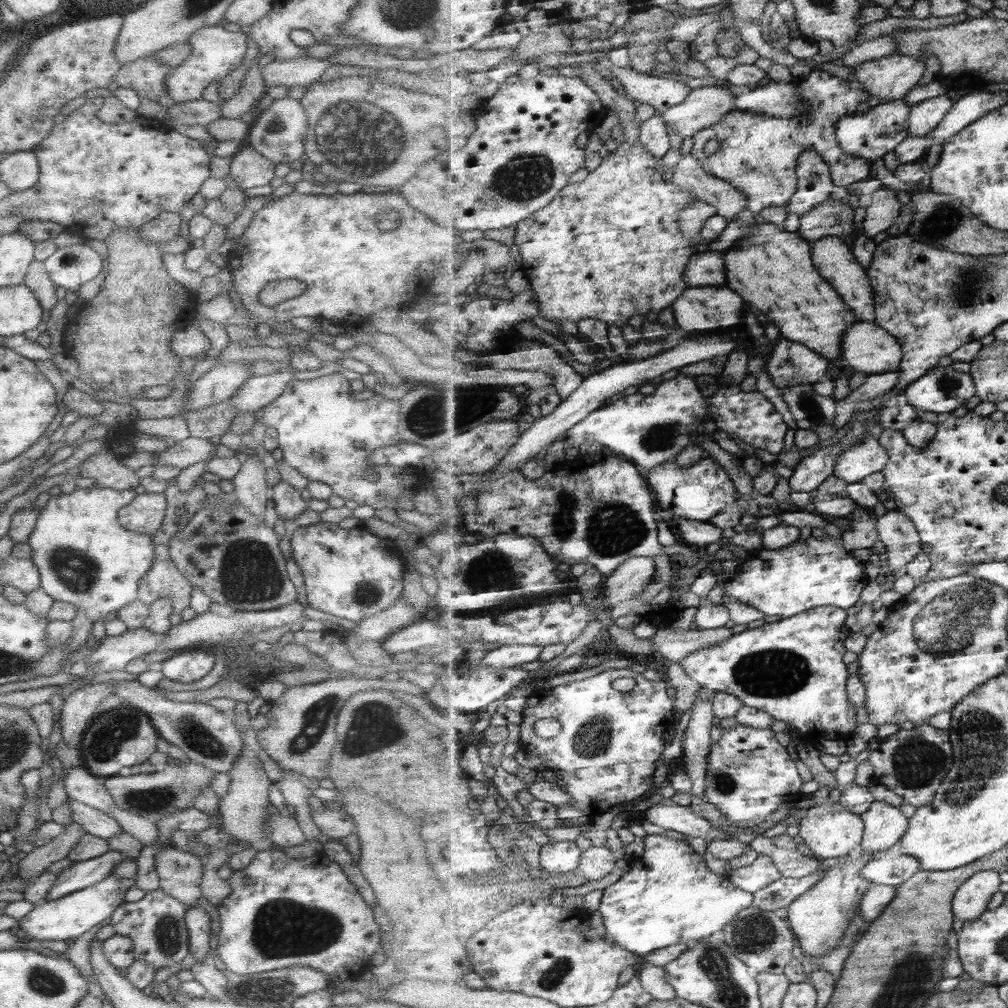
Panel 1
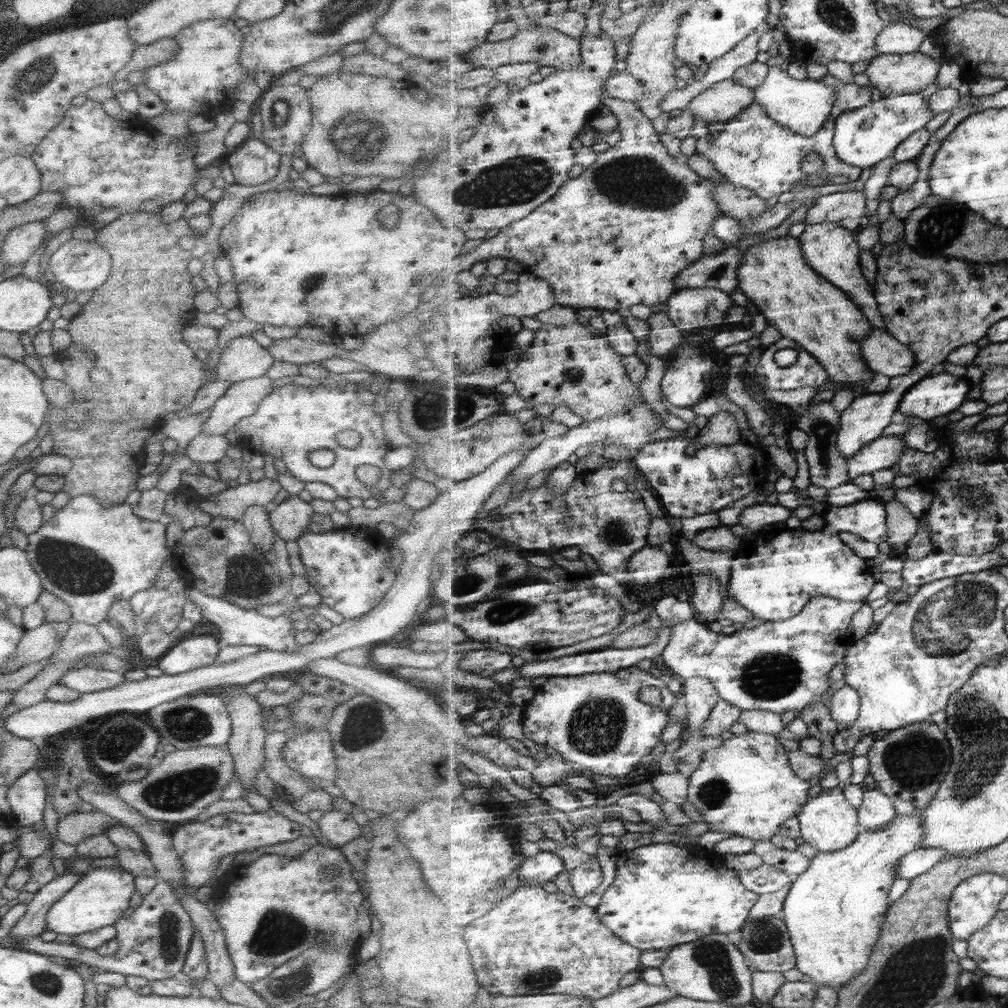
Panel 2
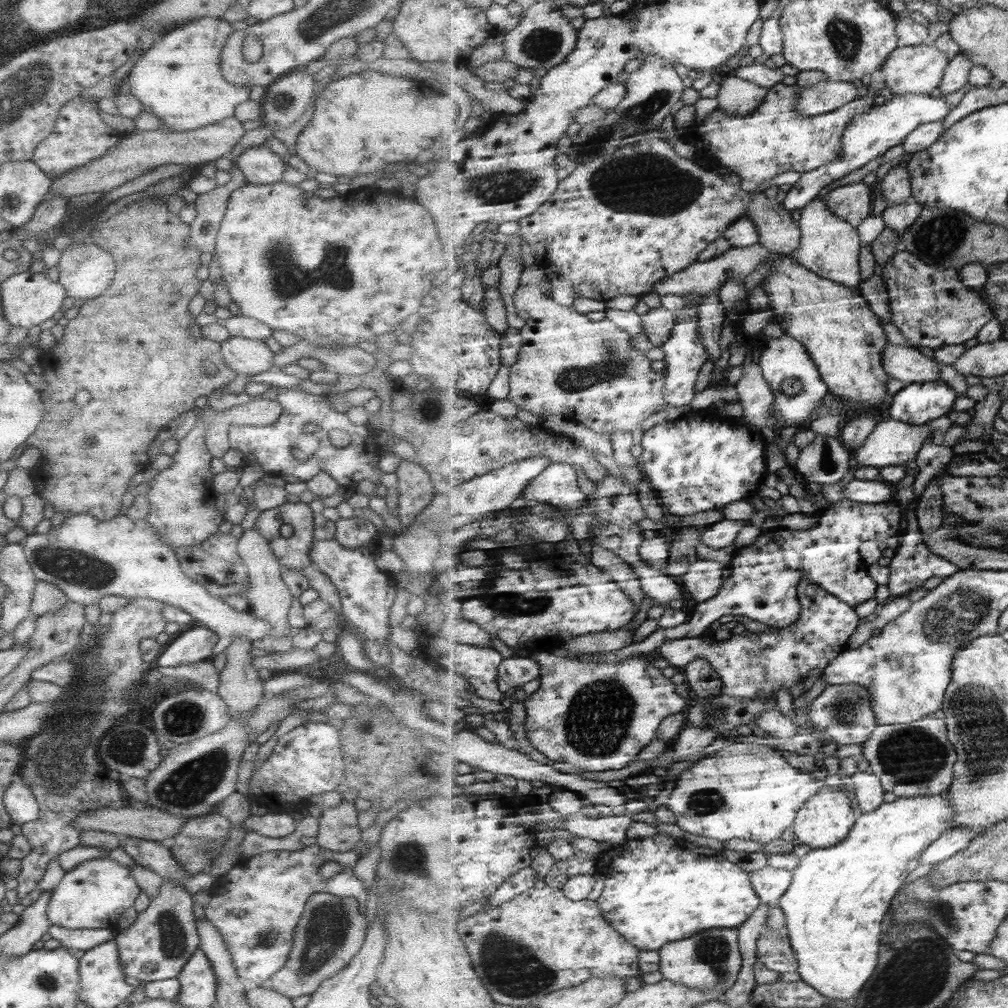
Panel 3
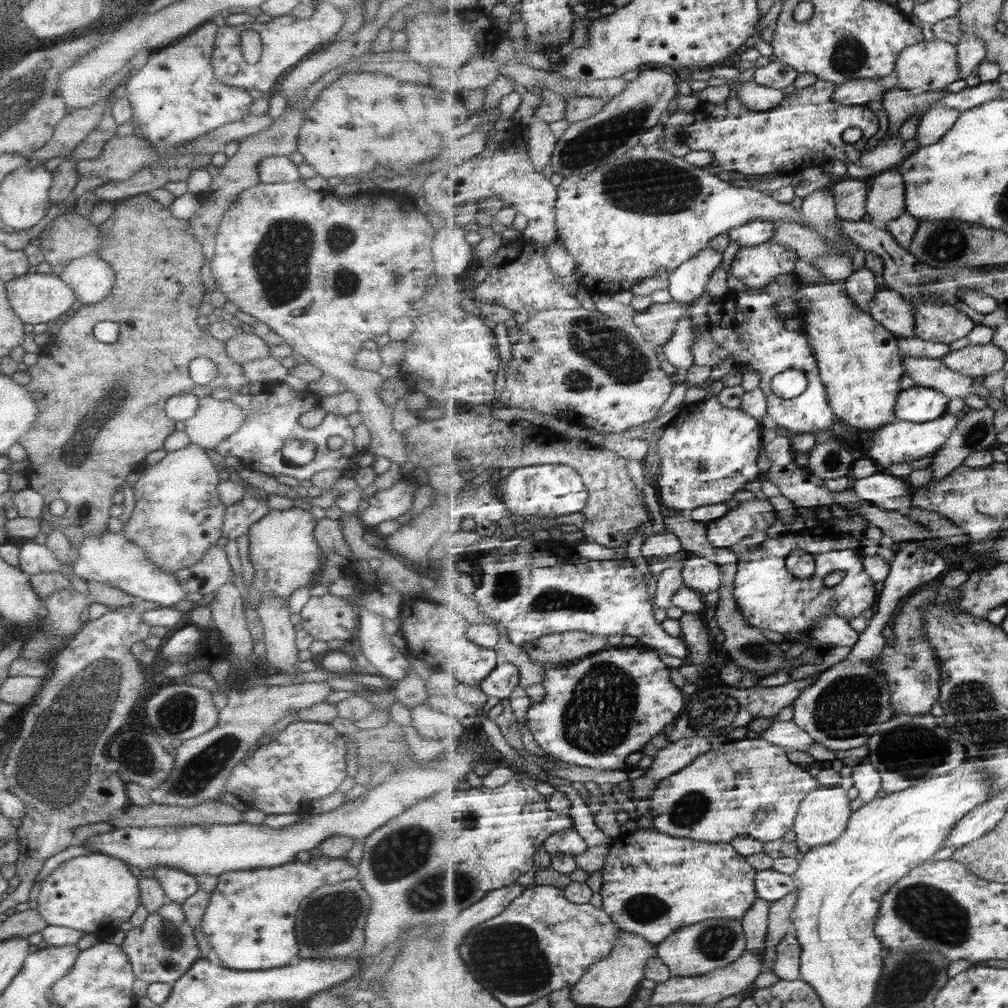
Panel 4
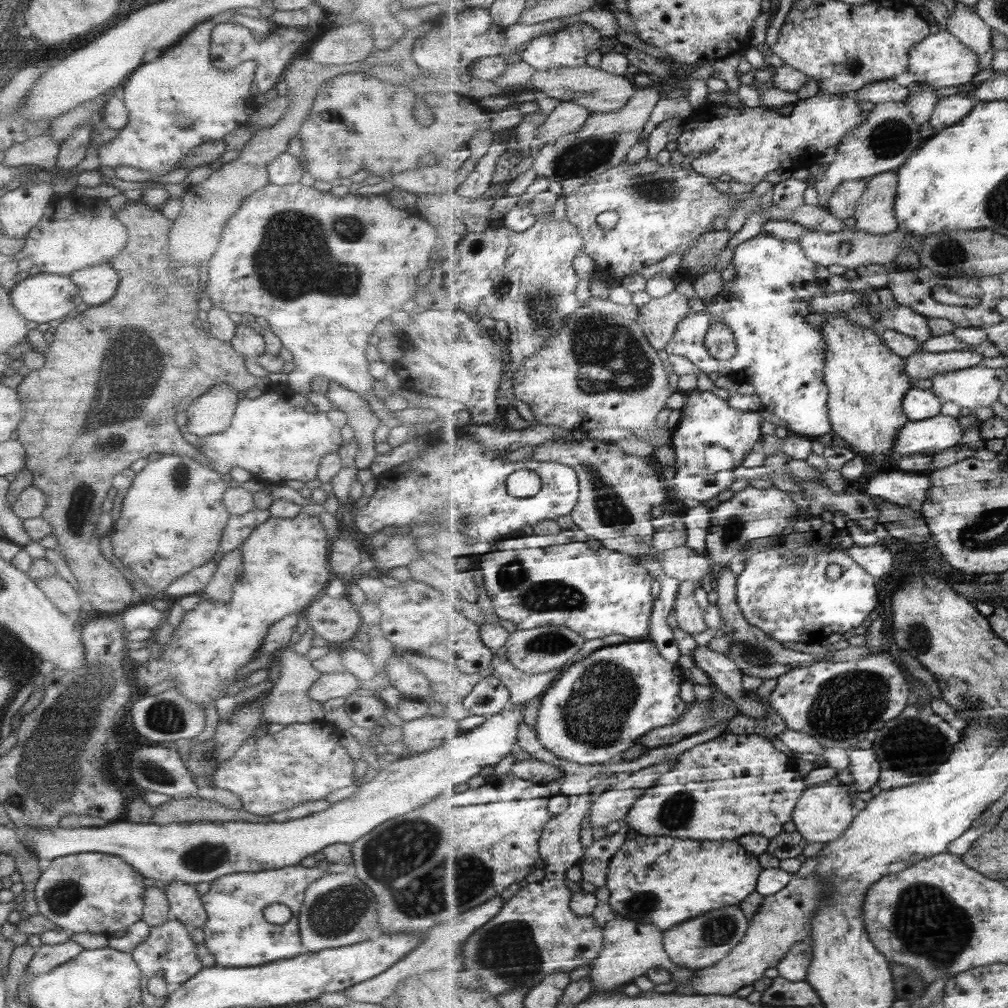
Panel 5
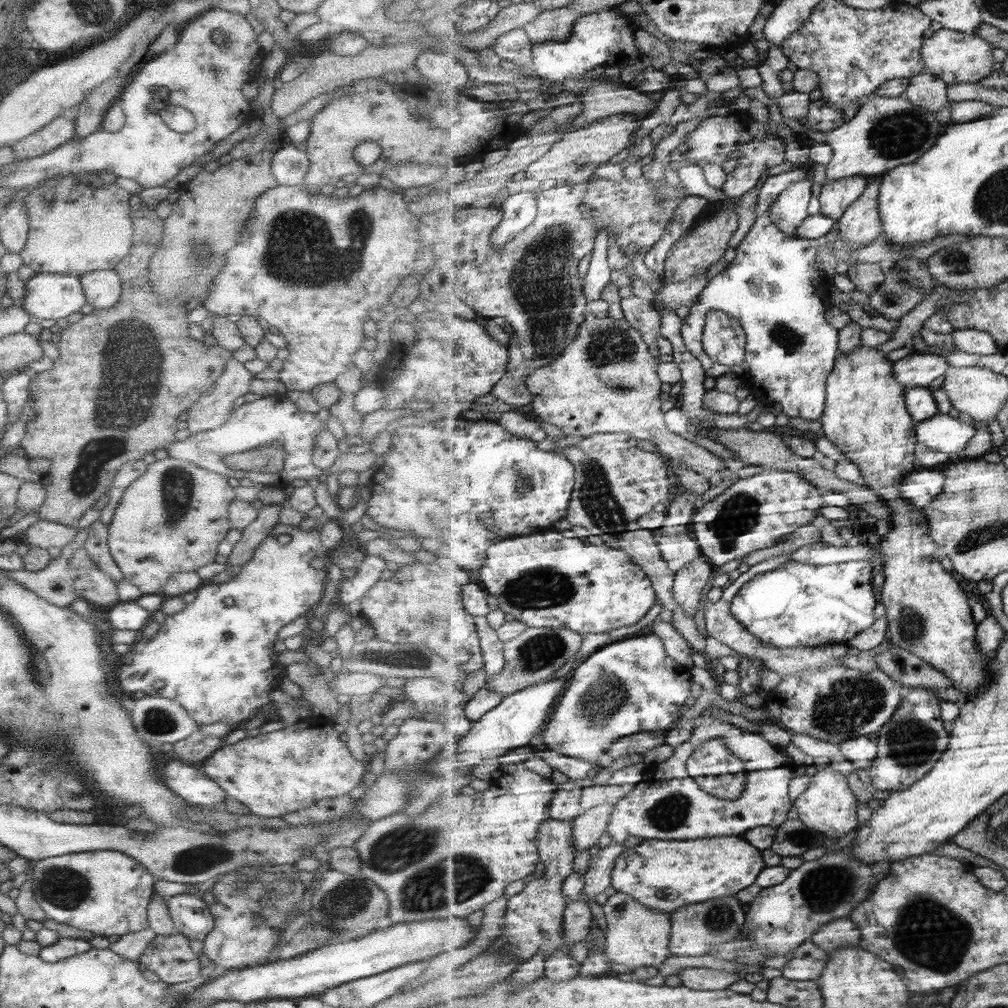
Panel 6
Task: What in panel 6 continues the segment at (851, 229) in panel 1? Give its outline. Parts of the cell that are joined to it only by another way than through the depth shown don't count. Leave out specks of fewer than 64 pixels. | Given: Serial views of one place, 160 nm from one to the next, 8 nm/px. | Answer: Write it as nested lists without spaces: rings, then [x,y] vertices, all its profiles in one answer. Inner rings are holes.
[[[851,176],[843,180],[825,180],[818,196],[820,213],[837,221],[866,192],[869,179],[863,176]]]

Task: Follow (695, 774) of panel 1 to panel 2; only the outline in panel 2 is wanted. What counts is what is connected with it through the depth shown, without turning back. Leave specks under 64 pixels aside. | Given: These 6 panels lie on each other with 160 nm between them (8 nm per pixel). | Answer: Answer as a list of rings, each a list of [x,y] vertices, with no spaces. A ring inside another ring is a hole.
[[[693,677],[682,681],[681,694],[685,695],[688,709],[688,732],[691,737],[702,739],[702,728],[710,712],[719,703],[720,695],[708,678]]]

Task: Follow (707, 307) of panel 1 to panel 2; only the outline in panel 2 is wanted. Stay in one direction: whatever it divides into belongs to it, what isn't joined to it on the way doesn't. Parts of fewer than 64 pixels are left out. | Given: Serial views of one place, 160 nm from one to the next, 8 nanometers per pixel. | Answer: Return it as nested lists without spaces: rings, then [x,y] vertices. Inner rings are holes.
[[[717,288],[681,289],[664,304],[664,309],[682,331],[722,324],[727,310],[735,305],[731,294]]]

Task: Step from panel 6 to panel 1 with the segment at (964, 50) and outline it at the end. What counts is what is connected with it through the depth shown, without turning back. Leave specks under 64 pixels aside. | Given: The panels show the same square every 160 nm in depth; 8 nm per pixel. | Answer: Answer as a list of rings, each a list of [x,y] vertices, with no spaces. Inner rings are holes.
[[[894,55],[871,60],[854,69],[855,82],[882,102],[905,99],[922,82],[927,66],[919,57]]]

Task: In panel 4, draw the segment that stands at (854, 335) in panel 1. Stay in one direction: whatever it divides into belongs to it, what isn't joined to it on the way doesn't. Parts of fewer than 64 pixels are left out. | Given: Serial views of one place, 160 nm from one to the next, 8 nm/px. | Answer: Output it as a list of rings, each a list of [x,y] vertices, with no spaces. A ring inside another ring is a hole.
[[[902,354],[906,374],[919,386],[934,388],[950,399],[967,398],[969,394],[979,394],[975,387],[976,376],[965,376],[943,364],[942,359]]]

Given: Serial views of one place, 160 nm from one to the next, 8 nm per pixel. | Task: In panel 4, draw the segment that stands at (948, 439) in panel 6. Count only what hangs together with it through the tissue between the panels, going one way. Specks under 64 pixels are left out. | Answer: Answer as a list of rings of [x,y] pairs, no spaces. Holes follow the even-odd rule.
[[[948,412],[941,418],[926,423],[909,422],[897,418],[877,431],[869,448],[869,458],[873,459],[883,470],[892,464],[910,463],[927,456],[934,458],[938,450],[943,448],[953,435],[959,421],[957,415]]]

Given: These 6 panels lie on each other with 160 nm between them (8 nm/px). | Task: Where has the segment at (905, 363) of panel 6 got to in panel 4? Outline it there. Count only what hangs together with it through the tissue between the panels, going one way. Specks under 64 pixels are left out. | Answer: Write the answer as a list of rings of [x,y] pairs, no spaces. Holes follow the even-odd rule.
[[[995,342],[973,346],[971,344],[949,351],[943,358],[943,364],[955,372],[965,376],[981,376],[993,374],[1003,370],[1007,360],[1004,350],[1001,350]]]

